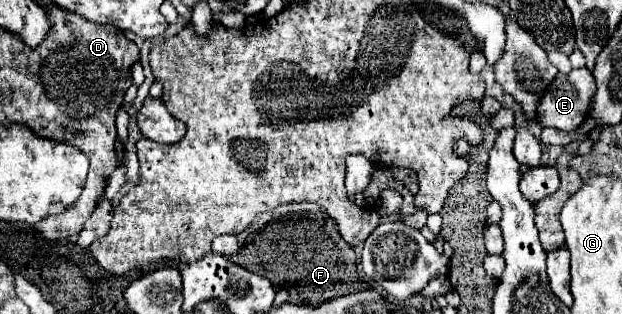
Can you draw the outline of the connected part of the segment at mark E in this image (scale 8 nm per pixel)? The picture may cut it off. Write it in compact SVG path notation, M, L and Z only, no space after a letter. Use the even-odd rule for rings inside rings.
M583 67L583 69L573 69L569 75L559 73L557 79L553 79L551 87L547 87L541 103L539 103L539 123L541 127L555 127L563 131L577 131L585 119L589 117L591 111L591 101L595 95L595 79L593 75Z

